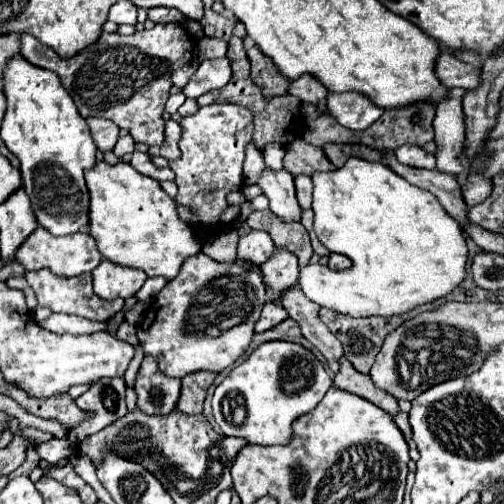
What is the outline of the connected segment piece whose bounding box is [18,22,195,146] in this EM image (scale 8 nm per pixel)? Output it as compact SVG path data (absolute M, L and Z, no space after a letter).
M180 22L159 23L152 30L134 32L132 36L102 32L100 38L72 58L58 56L30 34L18 34L22 56L40 68L58 74L62 86L72 96L82 118L102 116L126 128L136 142L148 146L164 144L164 104L170 96L170 76L192 62L194 40Z

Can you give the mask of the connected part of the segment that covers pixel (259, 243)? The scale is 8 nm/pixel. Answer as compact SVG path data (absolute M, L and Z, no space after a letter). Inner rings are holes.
M250 230L240 236L238 240L238 258L252 262L252 264L262 264L268 260L270 252L274 252L274 242L268 236L268 232L260 230Z

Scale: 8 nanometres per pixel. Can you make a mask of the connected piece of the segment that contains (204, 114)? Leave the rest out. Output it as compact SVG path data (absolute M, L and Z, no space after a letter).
M216 102L202 106L194 116L182 118L180 126L184 128L184 134L180 138L182 160L170 162L178 184L176 202L194 210L194 230L216 232L220 228L220 212L228 206L226 194L232 190L240 190L242 186L244 146L252 140L252 112L238 104Z

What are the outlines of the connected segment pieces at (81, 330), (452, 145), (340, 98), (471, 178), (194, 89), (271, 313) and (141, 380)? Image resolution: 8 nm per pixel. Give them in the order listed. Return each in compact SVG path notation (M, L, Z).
M52 314L46 322L42 322L42 326L56 334L76 334L76 336L106 330L106 322L92 322L80 316L66 316L66 314Z
M448 88L446 98L440 100L436 106L434 118L434 132L436 132L436 162L438 170L448 174L460 174L462 164L458 162L458 154L464 144L466 124L464 124L464 110L462 110L462 96L466 90L462 88Z
M328 92L326 108L342 126L350 130L366 130L384 112L384 108L376 106L368 96L360 92Z
M474 172L468 174L468 184L462 188L462 196L464 196L466 206L480 204L482 200L486 200L490 196L490 192L492 192L490 180L486 180L486 178L482 178L480 174L474 174Z
M214 58L204 60L190 78L190 84L182 90L186 98L198 98L213 89L220 89L230 80L230 60Z
M266 302L264 308L262 308L262 316L260 320L256 322L256 332L262 332L262 330L268 330L276 324L280 324L282 320L288 318L288 312L278 304L278 302Z
M144 356L134 382L134 390L138 394L138 410L144 414L170 414L178 400L180 380L162 376L154 360L150 360L150 356Z

